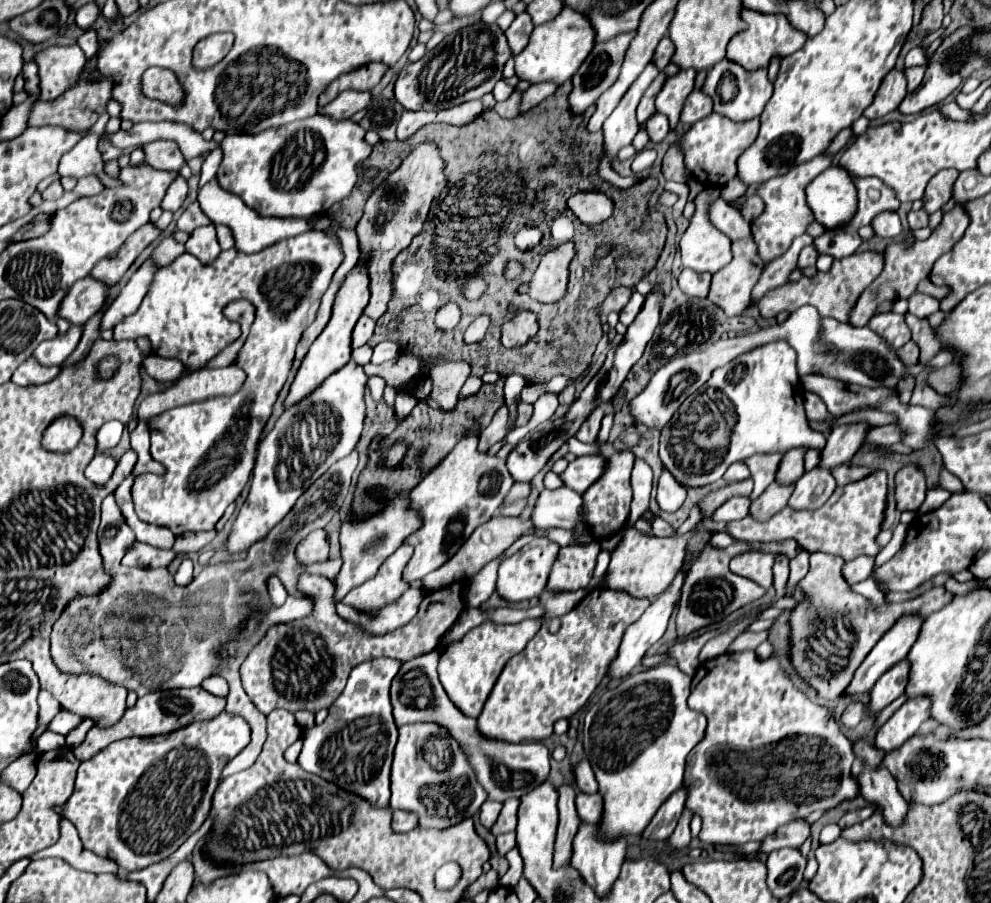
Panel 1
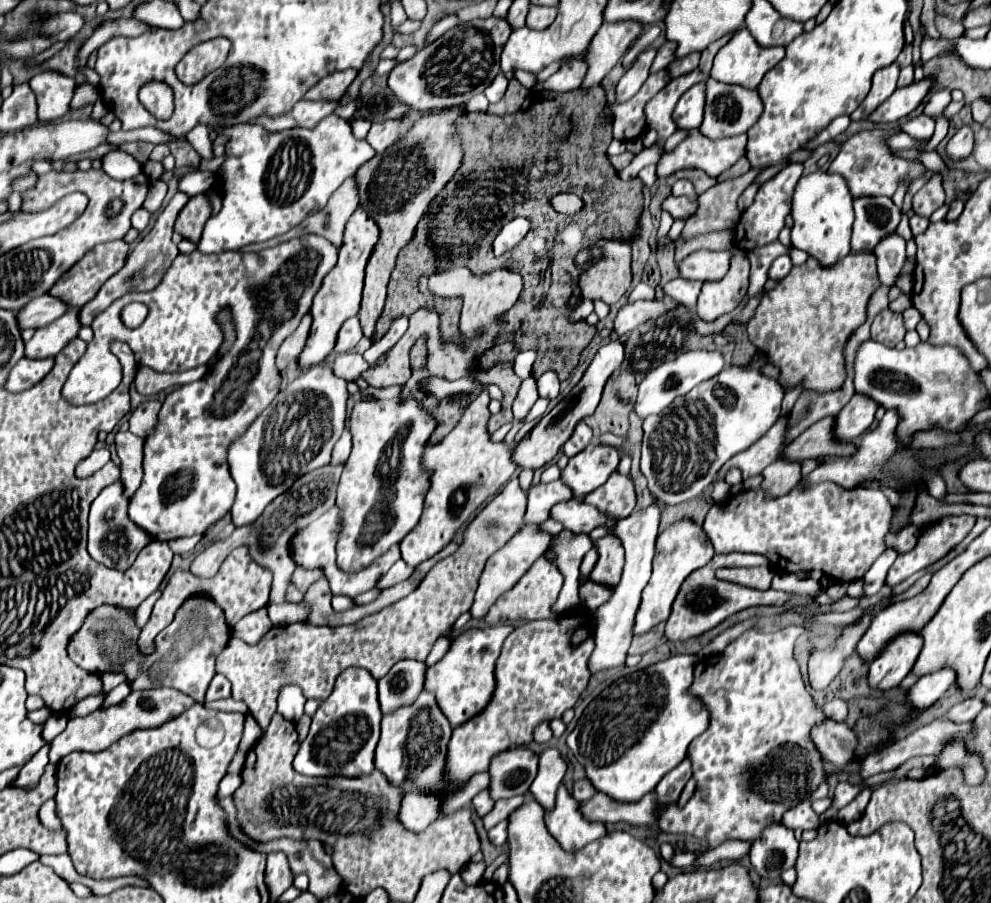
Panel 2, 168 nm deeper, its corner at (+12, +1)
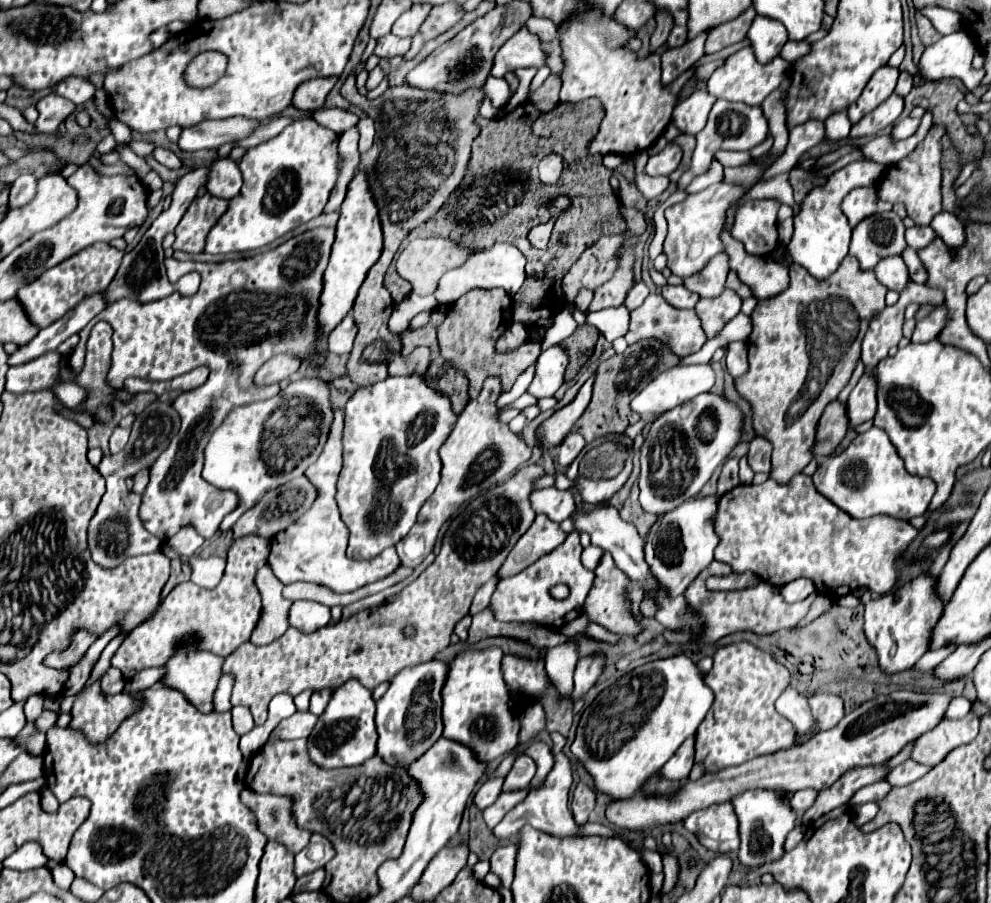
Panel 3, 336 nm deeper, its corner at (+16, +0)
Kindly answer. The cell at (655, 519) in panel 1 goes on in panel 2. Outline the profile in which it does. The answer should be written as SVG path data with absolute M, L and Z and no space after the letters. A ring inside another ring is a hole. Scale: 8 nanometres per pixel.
M680 519L672 525L668 525L656 539L656 555L652 561L652 577L642 591L642 603L640 603L640 609L636 613L634 635L642 635L642 633L650 631L654 625L658 625L660 621L666 621L684 579L692 571L704 567L714 555L714 547L710 543L710 539L702 531L702 527L696 525L692 519Z

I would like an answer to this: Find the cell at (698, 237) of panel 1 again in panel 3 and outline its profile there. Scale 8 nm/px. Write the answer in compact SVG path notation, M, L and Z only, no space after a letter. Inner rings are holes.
M720 252L718 256L710 258L708 264L704 264L704 268L700 272L696 272L696 276L686 276L684 286L688 290L700 294L702 298L720 296L720 292L724 290L728 272L730 272L730 260L724 252Z

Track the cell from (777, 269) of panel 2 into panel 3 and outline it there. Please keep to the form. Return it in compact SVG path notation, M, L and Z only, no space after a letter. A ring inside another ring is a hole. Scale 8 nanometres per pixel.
M733 207L728 209L726 224L720 234L724 252L730 256L730 268L738 272L740 280L752 288L758 300L780 294L788 286L788 268L770 258L748 256L744 245L729 233L735 210Z

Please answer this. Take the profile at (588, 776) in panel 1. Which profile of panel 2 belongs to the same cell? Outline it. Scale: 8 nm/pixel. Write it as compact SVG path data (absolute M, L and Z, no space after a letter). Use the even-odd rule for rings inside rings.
M582 779L582 781L574 783L574 793L572 795L574 795L576 801L588 801L596 795L596 789L588 779Z

